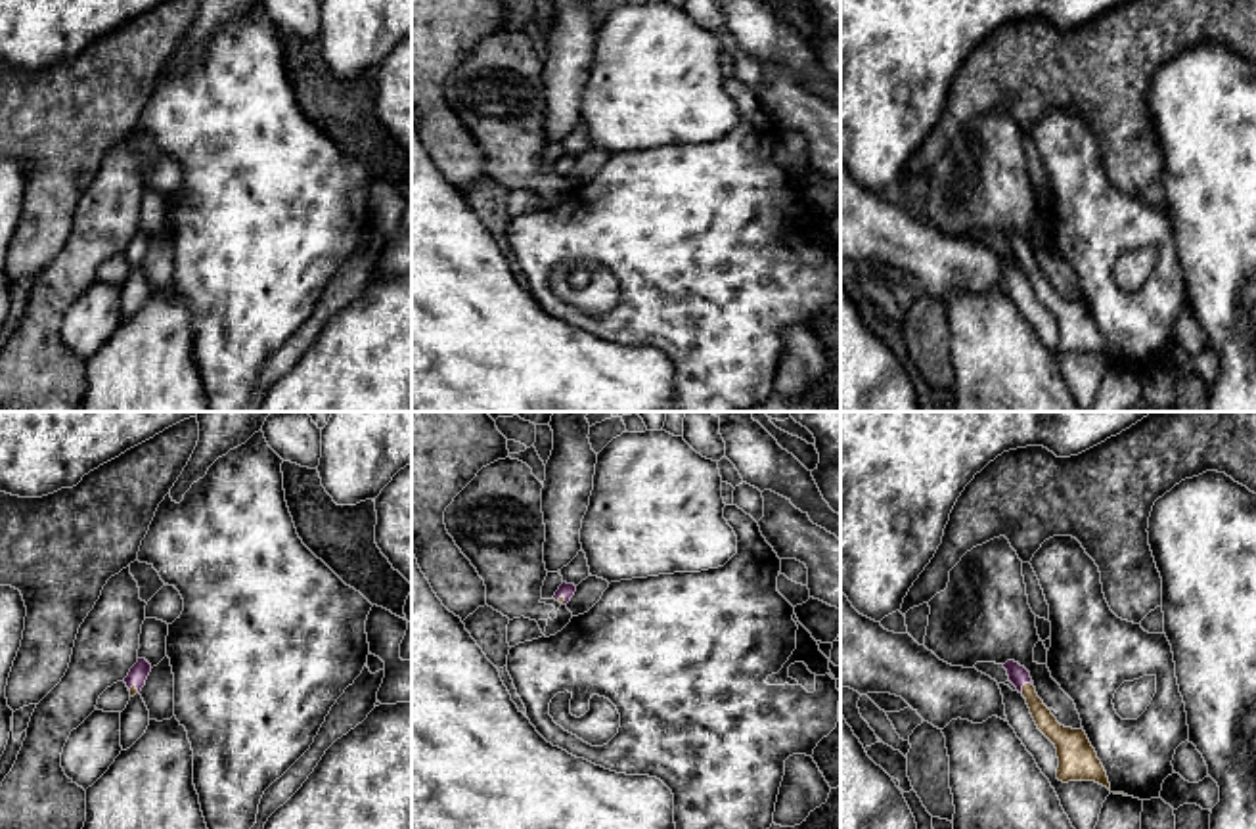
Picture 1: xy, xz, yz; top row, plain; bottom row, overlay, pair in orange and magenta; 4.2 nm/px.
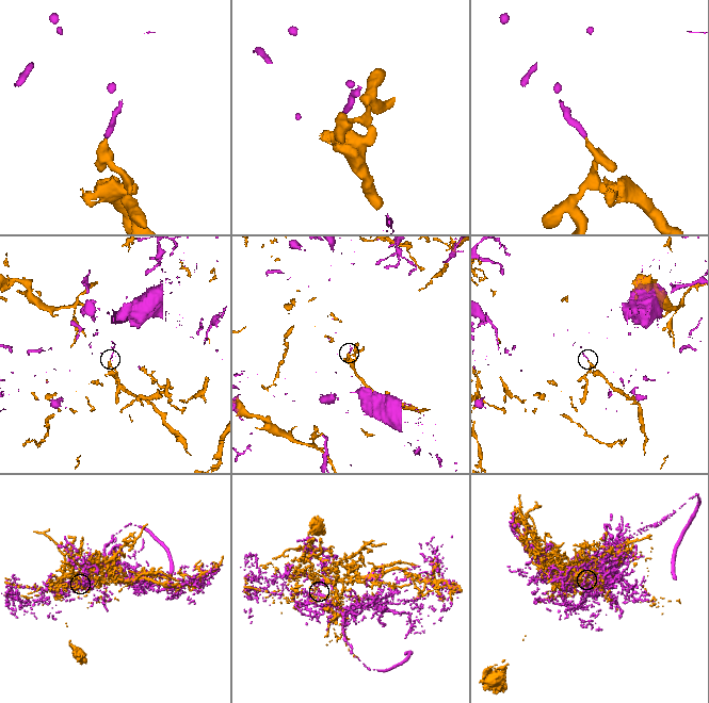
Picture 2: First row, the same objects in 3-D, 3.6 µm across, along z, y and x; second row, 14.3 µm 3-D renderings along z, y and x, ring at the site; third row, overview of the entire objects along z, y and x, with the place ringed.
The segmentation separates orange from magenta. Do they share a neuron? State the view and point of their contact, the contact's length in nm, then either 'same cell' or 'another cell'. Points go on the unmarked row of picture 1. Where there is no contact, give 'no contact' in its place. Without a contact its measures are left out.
contact yz (1025, 255); length 70 nm; another cell

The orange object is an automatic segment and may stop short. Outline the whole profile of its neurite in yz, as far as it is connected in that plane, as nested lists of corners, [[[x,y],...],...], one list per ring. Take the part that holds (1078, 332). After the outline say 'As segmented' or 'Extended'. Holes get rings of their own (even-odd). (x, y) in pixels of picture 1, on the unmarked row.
[[[1032,255],[1022,257],[1022,268],[1038,301],[1055,316],[1059,339],[1057,350],[1068,352],[1095,352],[1110,362],[1107,343],[1097,329],[1084,301],[1065,299],[1057,293],[1051,281],[1038,268]]]. As segmented

